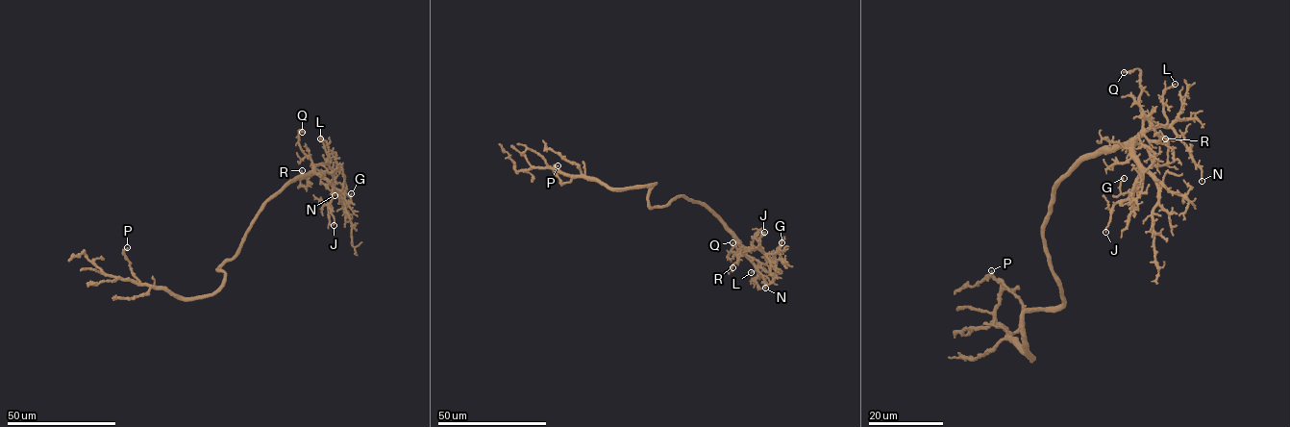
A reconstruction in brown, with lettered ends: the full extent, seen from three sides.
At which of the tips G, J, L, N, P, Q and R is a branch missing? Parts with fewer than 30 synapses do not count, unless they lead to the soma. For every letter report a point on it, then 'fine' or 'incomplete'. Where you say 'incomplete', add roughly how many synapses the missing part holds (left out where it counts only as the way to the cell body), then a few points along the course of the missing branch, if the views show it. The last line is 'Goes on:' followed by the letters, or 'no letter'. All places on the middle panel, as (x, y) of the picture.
G: at (781, 242); fine
J: at (764, 232); fine
L: at (751, 272); fine
N: at (765, 288); fine
P: at (558, 165); fine
Q: at (732, 242); fine
R: at (732, 267); fine
Goes on: no letter

